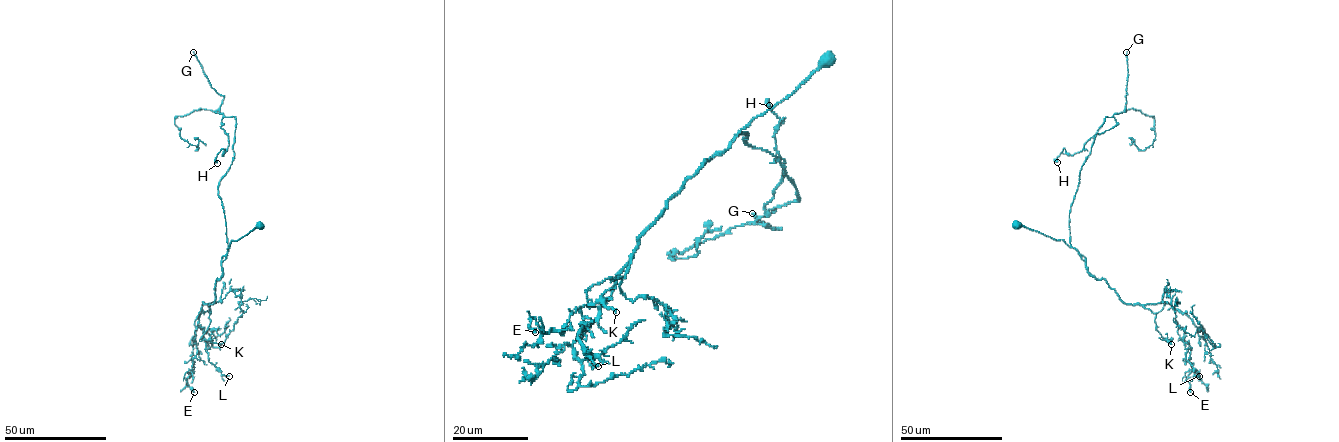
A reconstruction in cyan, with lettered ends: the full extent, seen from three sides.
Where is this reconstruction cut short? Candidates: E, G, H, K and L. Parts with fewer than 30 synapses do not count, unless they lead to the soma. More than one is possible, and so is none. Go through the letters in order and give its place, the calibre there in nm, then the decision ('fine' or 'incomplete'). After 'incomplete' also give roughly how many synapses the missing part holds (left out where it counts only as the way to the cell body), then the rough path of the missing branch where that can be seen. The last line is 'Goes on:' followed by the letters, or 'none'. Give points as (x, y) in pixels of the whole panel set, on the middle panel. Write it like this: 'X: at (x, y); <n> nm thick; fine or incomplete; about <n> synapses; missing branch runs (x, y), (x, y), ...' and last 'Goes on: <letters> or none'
E: at (535, 332); 190 nm thick; fine
G: at (752, 213); 180 nm thick; incomplete; about 60 synapses
H: at (769, 105); 170 nm thick; fine
K: at (616, 312); 160 nm thick; incomplete; about 40 synapses; missing branch runs (616, 312), (625, 313), (633, 308), (643, 325), (642, 347)
L: at (598, 366); 170 nm thick; fine
Goes on: G, K

